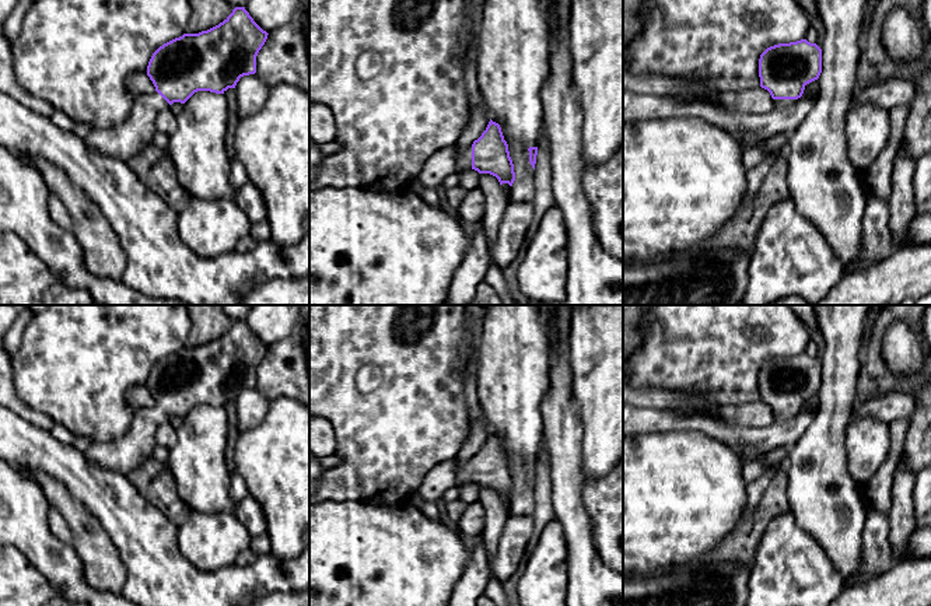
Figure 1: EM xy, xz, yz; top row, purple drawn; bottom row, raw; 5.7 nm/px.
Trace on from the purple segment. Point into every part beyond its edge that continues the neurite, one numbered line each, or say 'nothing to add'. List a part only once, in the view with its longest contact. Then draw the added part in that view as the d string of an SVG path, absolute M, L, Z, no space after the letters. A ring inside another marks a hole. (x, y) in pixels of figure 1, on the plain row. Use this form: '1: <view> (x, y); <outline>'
1: xz (464, 476); M472 458L463 463L463 466L456 472L456 484L470 484L472 483Z

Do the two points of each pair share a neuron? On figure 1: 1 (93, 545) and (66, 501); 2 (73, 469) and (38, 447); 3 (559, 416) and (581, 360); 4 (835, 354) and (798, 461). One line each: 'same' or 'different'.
1: same
2: same
3: different
4: same

